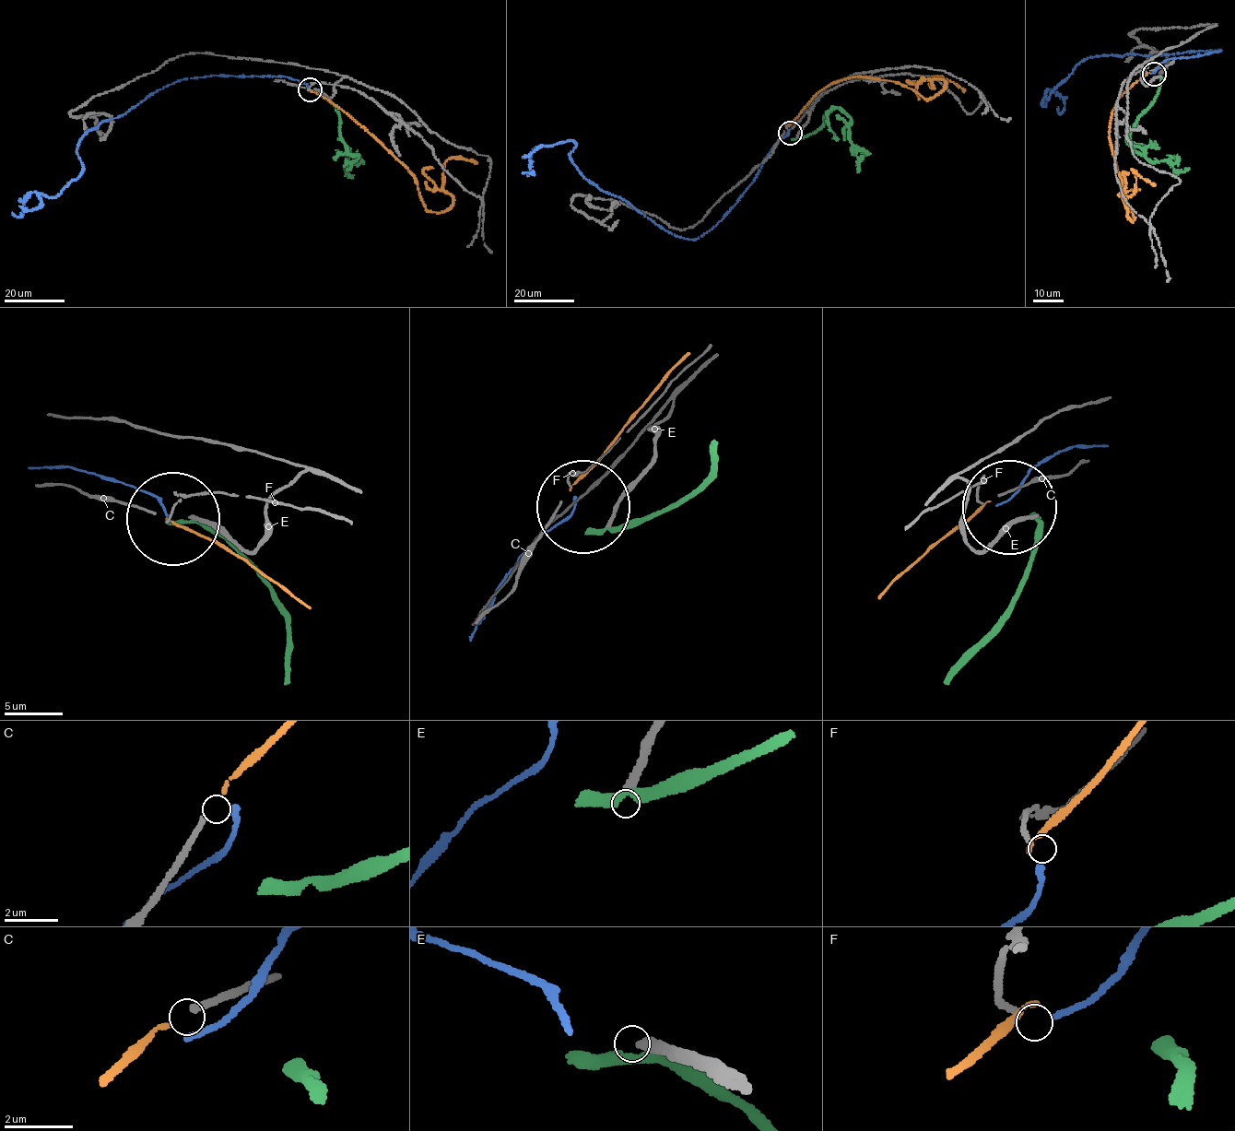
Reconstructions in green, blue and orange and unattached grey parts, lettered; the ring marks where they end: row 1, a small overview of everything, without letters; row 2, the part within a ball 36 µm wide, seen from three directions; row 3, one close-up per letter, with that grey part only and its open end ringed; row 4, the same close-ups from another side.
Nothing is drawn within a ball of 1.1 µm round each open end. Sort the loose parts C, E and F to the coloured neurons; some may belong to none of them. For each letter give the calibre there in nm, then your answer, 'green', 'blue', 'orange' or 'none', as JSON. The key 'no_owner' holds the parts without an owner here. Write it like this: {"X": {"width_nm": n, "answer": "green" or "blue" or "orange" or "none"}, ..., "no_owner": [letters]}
{"C": {"width_nm": 200, "answer": "orange"}, "E": {"width_nm": 320, "answer": "none"}, "F": {"width_nm": 150, "answer": "blue"}, "no_owner": ["E"]}

